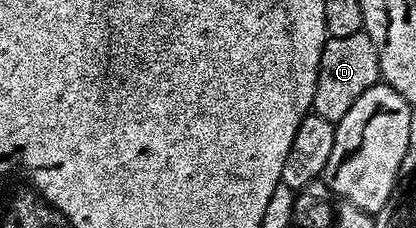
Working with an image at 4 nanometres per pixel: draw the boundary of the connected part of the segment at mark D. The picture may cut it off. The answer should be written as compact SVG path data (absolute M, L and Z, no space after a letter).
M364 31L355 35L329 37L319 59L319 75L315 83L312 112L334 123L341 121L343 115L351 111L351 103L355 103L355 99L359 99L359 95L367 91L367 87L378 84L380 76L377 48Z

